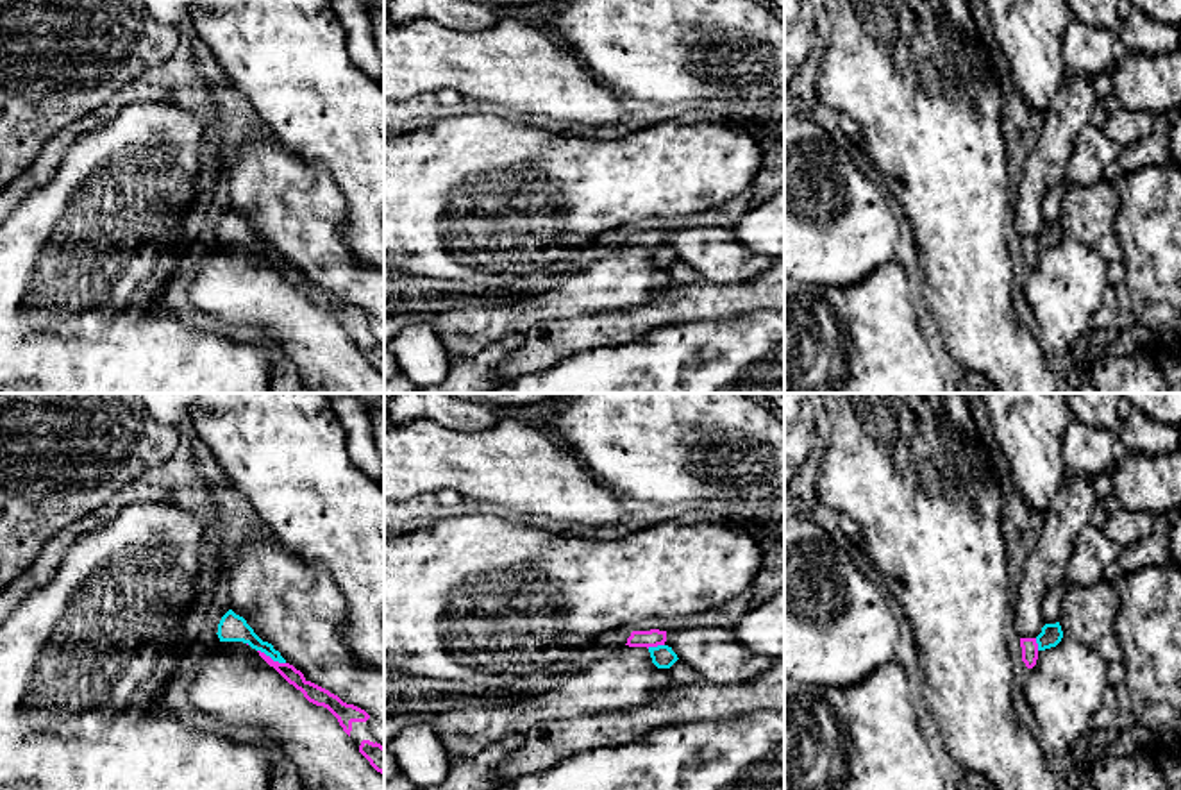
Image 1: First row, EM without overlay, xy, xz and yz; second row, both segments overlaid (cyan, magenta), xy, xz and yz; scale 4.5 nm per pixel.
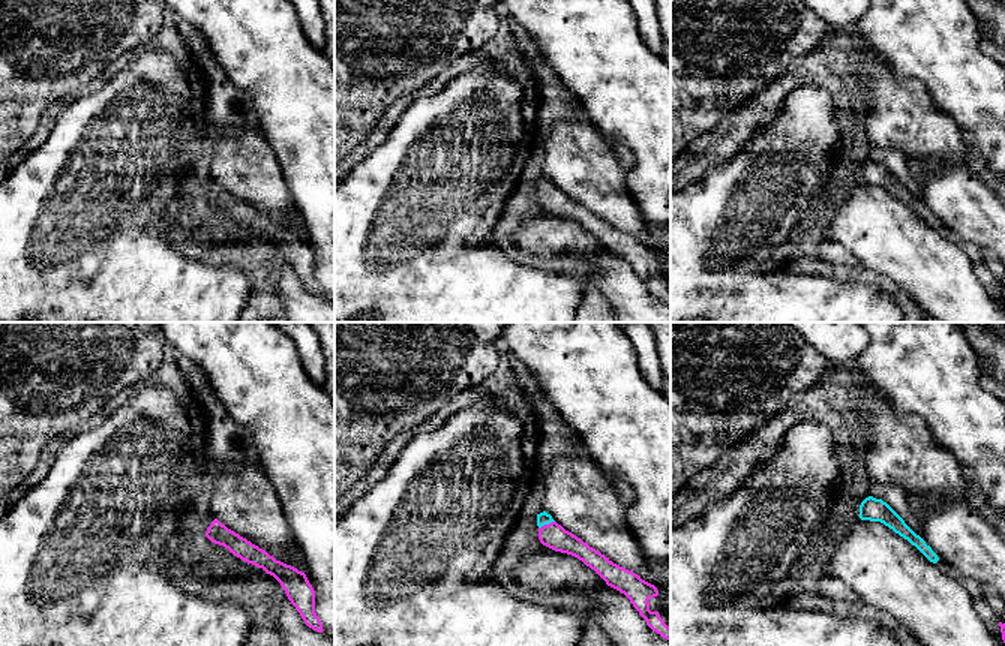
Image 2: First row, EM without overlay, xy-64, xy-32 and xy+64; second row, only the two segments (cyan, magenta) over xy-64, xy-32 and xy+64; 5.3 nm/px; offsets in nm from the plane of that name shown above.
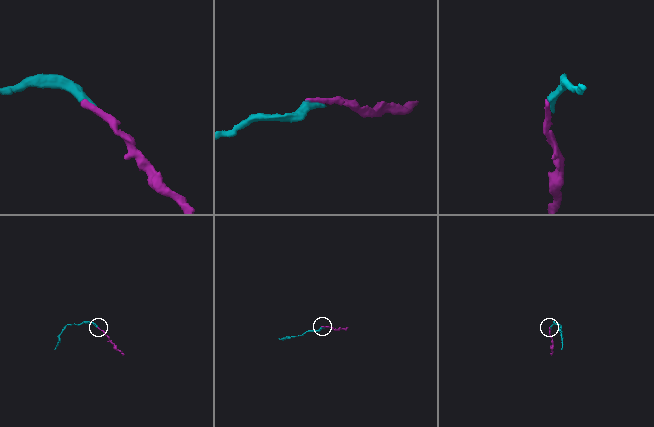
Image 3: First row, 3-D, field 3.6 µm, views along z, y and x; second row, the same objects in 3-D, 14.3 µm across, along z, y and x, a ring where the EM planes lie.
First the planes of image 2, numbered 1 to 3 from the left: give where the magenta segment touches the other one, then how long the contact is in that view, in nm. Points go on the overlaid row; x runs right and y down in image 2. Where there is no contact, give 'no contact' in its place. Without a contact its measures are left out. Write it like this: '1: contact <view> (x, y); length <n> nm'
1: no contact
2: contact xy-32 (546, 523); length 100 nm
3: no contact

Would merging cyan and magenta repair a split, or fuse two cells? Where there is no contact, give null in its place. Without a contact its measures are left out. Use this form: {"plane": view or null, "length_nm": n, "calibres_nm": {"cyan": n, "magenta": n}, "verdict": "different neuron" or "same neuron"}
{"plane": "xy", "length_nm": 140, "calibres_nm": {"cyan": 130, "magenta": 90}, "verdict": "same neuron"}

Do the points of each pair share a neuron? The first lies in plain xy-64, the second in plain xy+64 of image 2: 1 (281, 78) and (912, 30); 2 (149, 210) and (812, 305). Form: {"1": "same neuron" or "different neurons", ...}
{"1": "same neuron", "2": "same neuron"}

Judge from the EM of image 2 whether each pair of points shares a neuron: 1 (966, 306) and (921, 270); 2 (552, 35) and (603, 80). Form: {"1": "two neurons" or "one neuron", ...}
{"1": "one neuron", "2": "one neuron"}

